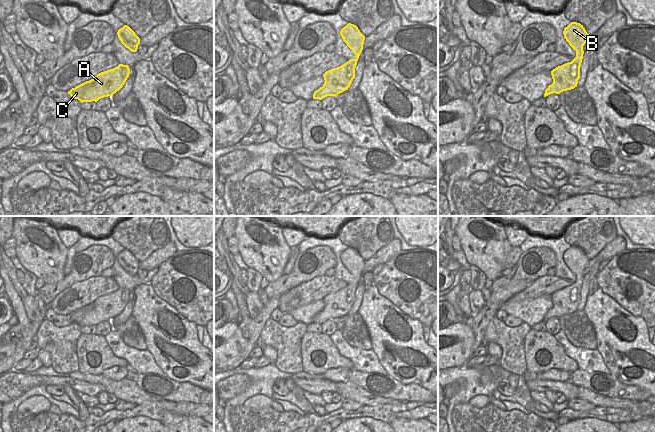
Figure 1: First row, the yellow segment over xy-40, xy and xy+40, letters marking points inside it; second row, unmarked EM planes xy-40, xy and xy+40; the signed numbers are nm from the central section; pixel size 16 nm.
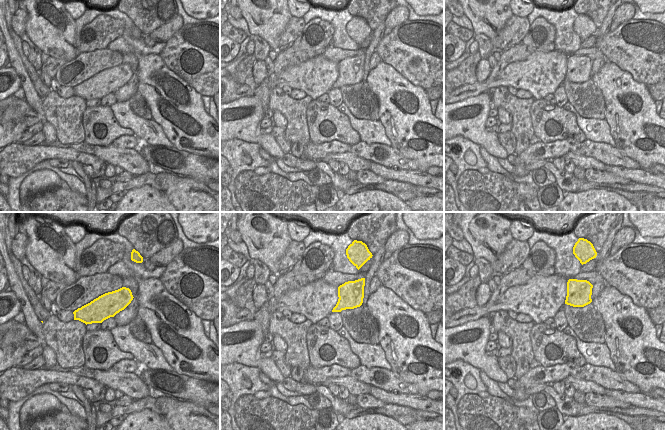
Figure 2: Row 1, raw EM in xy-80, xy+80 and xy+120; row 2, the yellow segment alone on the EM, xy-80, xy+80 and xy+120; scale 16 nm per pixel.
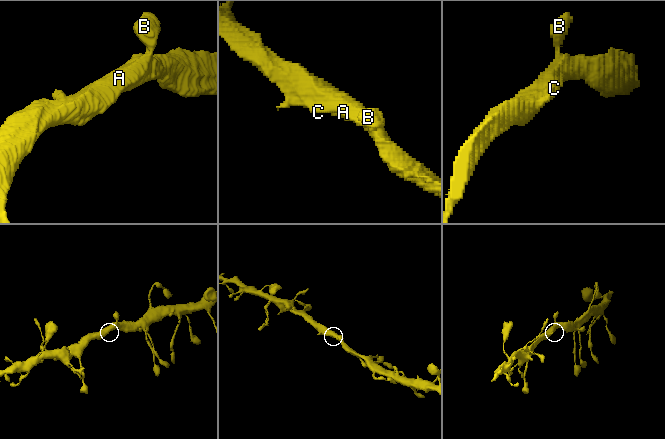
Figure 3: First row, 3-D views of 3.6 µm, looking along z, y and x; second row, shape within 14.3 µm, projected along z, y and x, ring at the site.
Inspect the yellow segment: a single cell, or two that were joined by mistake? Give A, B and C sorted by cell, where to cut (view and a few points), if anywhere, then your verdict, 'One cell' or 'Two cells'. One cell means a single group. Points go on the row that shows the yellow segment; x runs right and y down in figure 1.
Groups: A B C. No split. One cell

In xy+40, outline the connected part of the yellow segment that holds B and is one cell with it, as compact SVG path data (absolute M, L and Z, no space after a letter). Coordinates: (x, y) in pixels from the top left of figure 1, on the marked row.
M571 22L563 31L564 38L569 45L576 51L576 57L568 63L556 67L551 71L553 83L545 90L544 97L577 87L580 78L580 67L583 59L583 46L589 39L583 25Z

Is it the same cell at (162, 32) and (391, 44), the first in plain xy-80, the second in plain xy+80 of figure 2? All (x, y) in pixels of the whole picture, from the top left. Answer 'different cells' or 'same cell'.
different cells

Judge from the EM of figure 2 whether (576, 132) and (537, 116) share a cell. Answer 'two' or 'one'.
one

